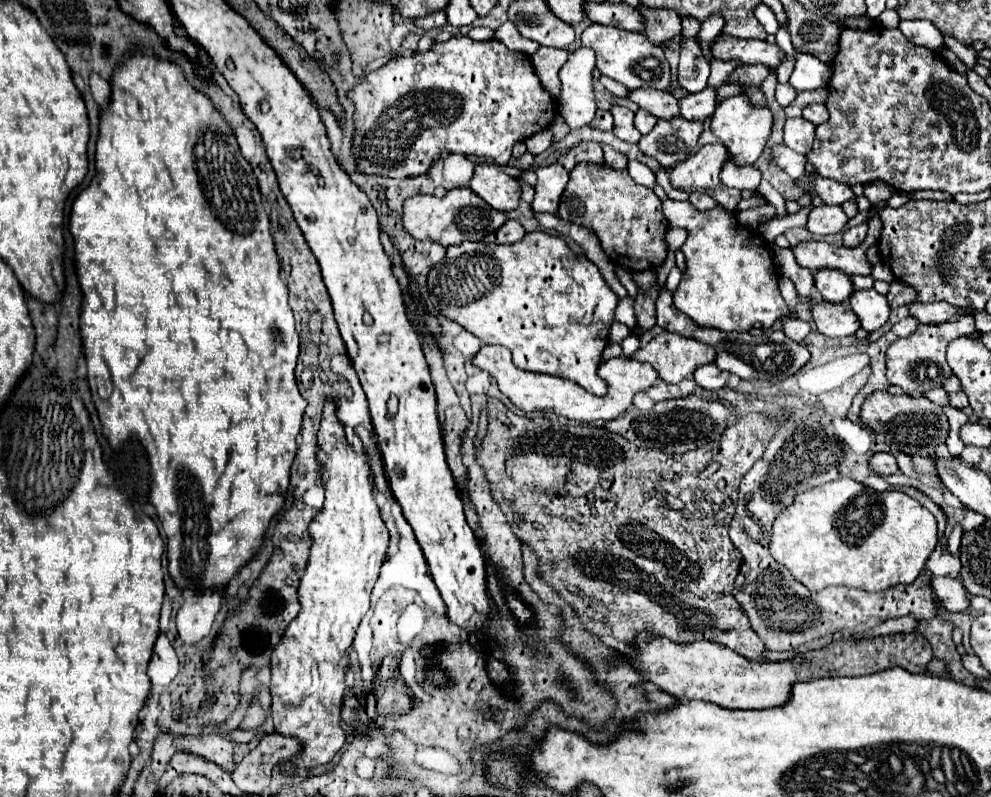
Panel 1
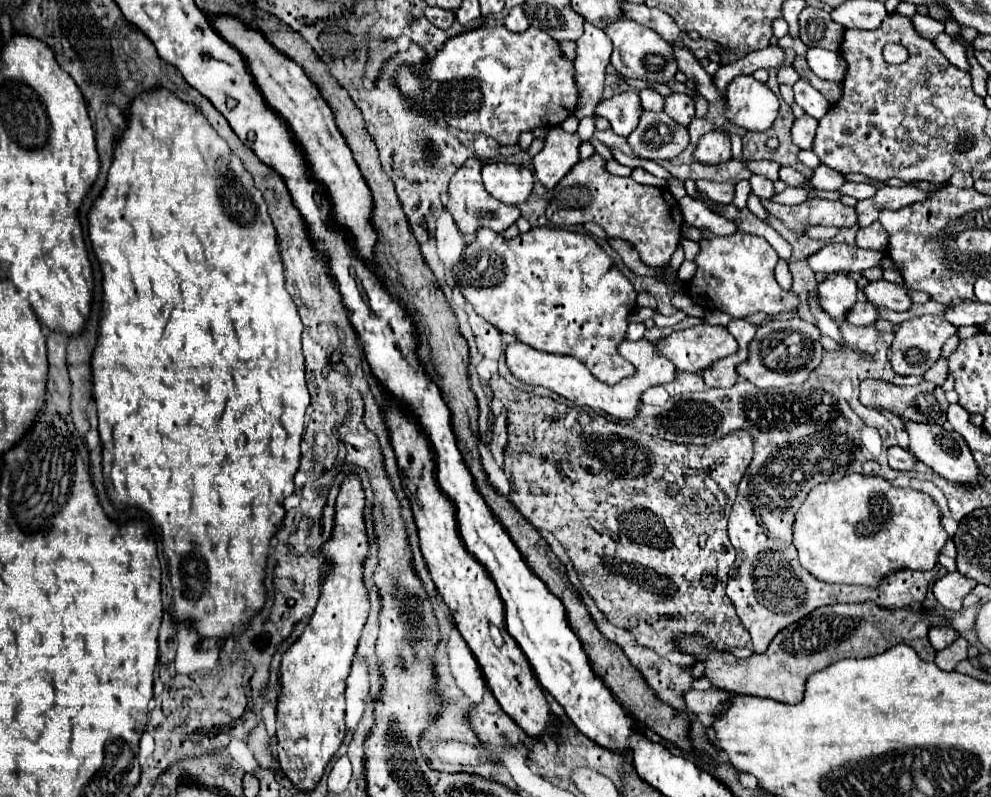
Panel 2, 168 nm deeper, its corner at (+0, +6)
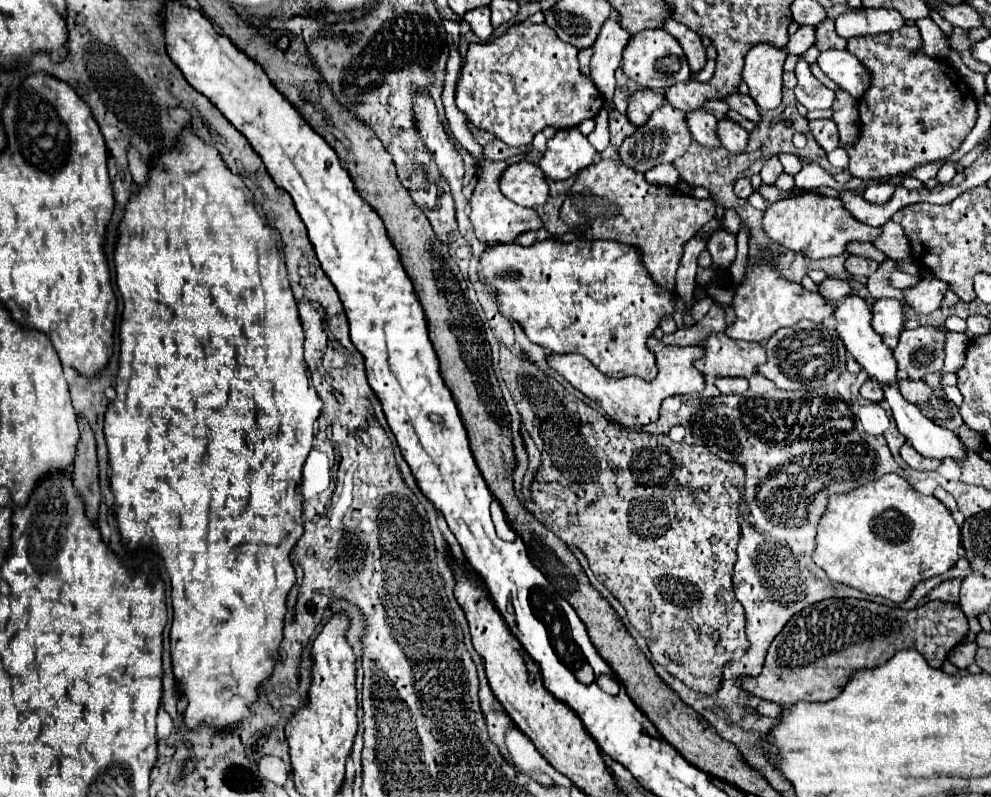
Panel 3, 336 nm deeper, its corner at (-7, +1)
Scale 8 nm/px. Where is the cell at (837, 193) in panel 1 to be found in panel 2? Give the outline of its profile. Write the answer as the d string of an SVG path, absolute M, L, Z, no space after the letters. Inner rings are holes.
M846 182L842 186L842 194L848 194L856 200L864 200L864 198L870 198L876 194L876 188L874 186L868 186L868 184L856 184L856 182Z

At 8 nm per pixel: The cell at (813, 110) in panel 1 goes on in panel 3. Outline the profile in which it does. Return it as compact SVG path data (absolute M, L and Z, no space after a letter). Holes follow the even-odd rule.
M801 59L797 63L795 75L797 75L795 95L797 95L797 101L805 109L809 109L809 111L813 111L813 109L831 109L831 105L835 101L835 91L827 89L819 79L815 79L807 61Z

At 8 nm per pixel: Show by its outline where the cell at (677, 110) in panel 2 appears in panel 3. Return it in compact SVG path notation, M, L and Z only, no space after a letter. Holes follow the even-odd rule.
M707 109L689 111L687 113L687 123L689 123L689 129L693 133L693 139L701 147L707 147L707 149L721 147L719 135L717 135L717 119L715 119L713 113L709 113Z

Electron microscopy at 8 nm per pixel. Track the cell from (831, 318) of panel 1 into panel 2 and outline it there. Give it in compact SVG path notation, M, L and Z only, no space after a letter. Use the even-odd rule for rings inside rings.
M860 298L856 306L852 306L846 314L846 322L854 326L870 326L874 324L874 320L876 320L876 308L870 302L866 302L864 298Z

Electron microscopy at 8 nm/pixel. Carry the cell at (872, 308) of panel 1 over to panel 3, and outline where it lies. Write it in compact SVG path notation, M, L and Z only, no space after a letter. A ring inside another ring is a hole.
M927 275L923 281L915 287L909 287L905 291L905 301L917 311L917 313L931 313L941 307L941 301L945 293L949 291L949 283Z

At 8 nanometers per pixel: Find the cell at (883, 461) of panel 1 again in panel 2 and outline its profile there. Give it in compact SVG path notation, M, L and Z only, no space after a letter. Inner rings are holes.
M890 446L888 448L888 464L892 470L912 470L914 458L910 452L902 450L900 446Z

